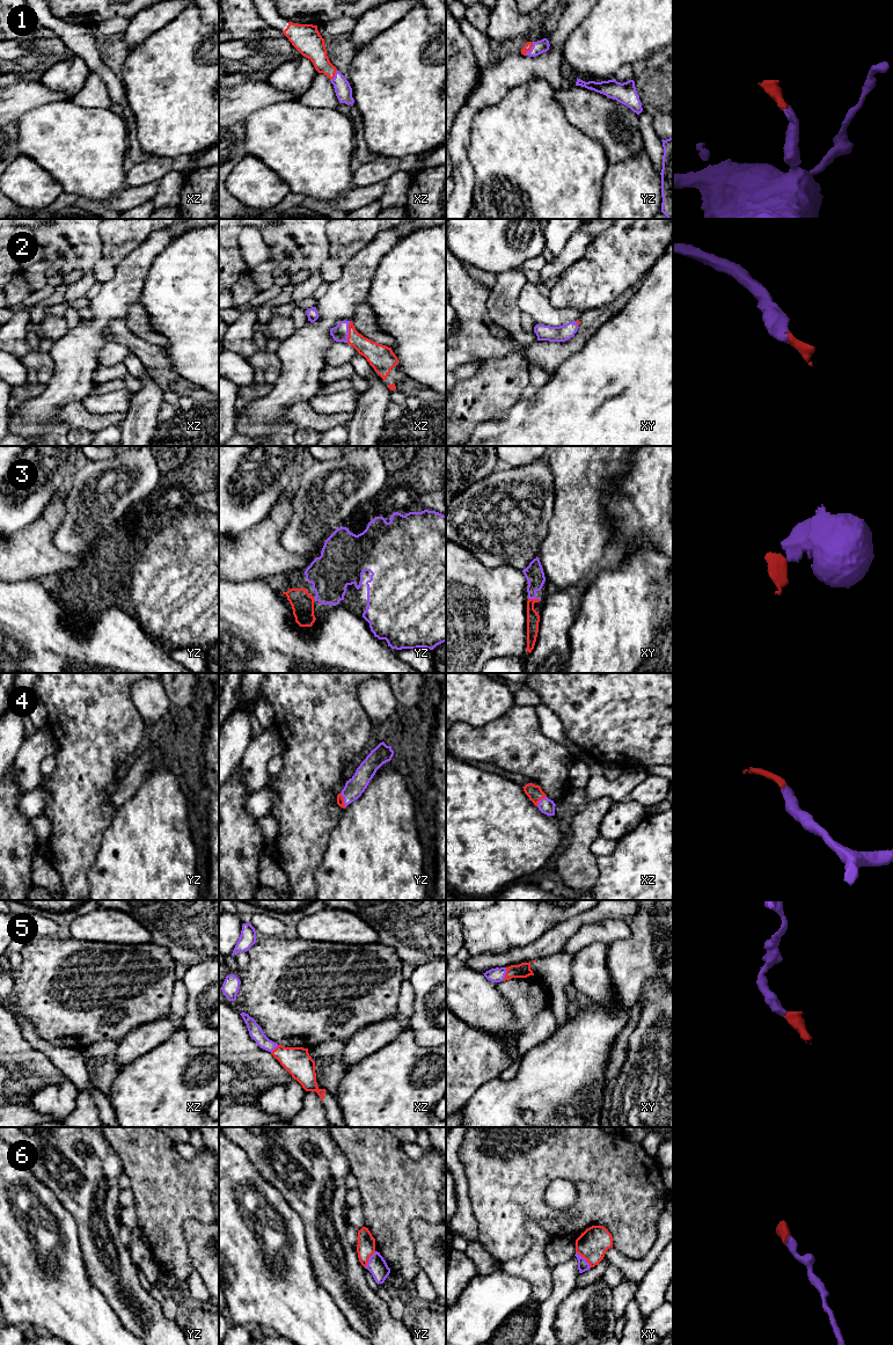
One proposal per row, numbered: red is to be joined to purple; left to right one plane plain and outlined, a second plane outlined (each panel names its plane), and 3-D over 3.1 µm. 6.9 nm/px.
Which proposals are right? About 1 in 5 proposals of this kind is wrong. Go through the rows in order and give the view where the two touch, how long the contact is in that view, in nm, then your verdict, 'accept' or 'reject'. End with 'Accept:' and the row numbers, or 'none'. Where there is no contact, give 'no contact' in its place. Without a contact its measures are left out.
1: meets purple in yz; contact 110 nm long; accept
2: meets purple in xz; contact 160 nm long; accept
3: meets purple in xy; contact 90 nm long; accept
4: meets purple in yz; contact 100 nm long; accept
5: meets purple in xy; contact 100 nm long; accept
6: meets purple in xy; contact 160 nm long; accept
Accept: 1, 2, 3, 4, 5, 6

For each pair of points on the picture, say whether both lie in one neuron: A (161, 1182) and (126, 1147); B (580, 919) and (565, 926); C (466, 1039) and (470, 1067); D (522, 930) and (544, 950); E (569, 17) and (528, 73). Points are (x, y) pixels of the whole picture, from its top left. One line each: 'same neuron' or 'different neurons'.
A: same neuron
B: same neuron
C: same neuron
D: different neurons
E: same neuron

